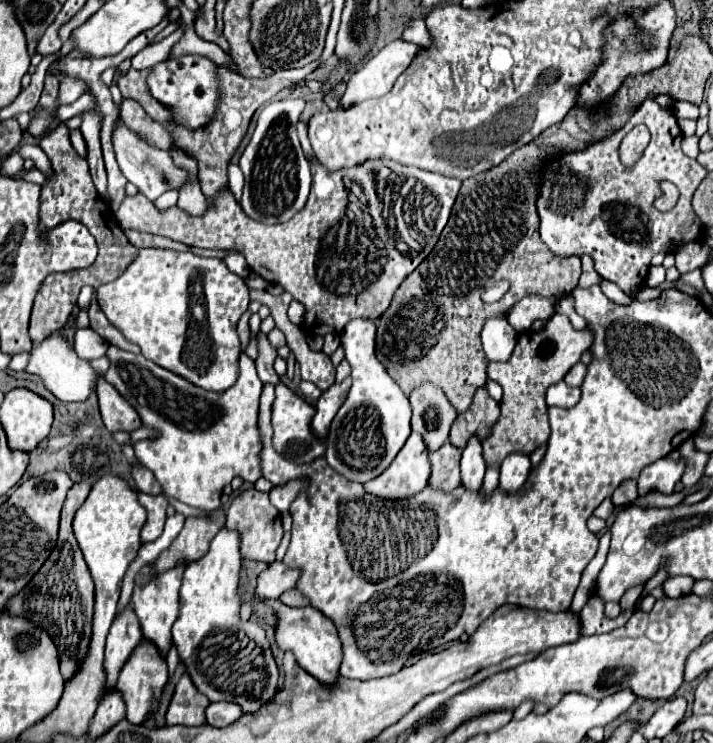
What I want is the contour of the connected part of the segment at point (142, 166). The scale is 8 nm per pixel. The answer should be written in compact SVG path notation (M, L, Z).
M121 120L117 122L111 140L113 140L113 150L115 150L115 156L117 156L117 162L119 162L123 176L131 184L135 184L139 188L139 192L143 196L147 196L149 200L157 200L163 192L167 192L171 188L181 190L181 186L189 182L189 172L175 166L171 160L171 154L167 150L159 150L159 148L151 146L141 134L129 130Z

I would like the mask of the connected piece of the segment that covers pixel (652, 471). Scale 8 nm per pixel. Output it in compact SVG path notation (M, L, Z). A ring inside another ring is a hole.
M661 458L659 462L653 462L651 466L647 466L643 470L643 474L639 476L637 488L639 488L639 496L647 496L649 492L661 492L661 494L673 494L675 492L675 484L681 480L685 470L685 462L683 458L679 460L671 460Z

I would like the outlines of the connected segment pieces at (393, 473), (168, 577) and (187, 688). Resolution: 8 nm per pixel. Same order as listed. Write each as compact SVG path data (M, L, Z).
M411 432L395 462L383 474L379 474L379 478L367 482L365 490L381 498L405 498L423 490L429 474L429 450L423 438Z
M181 564L169 572L159 574L155 580L151 580L145 586L135 586L133 598L131 598L133 610L137 614L137 620L139 620L139 626L143 632L143 638L149 640L151 644L155 644L159 650L159 656L163 656L163 658L167 658L167 652L173 644L171 642L171 626L179 616L179 586L181 586L183 570L185 570L185 566Z
M183 674L179 680L173 700L167 710L167 726L201 726L205 724L205 708L209 706L209 698L193 686L191 678Z

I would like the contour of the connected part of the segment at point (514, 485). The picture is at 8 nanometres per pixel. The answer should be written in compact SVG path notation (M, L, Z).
M509 454L503 462L501 462L501 480L499 480L499 488L505 492L517 492L523 482L527 480L531 470L531 460L527 454Z

